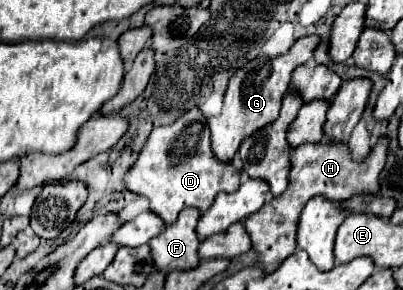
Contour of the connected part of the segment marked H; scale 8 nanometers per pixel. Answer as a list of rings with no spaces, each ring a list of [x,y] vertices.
[[[385,138],[377,142],[373,152],[363,162],[351,160],[347,144],[327,146],[327,142],[319,142],[319,144],[307,144],[295,148],[291,152],[291,172],[289,172],[287,190],[243,220],[245,232],[251,238],[251,248],[259,254],[259,266],[263,268],[263,274],[271,274],[273,270],[277,270],[279,264],[295,252],[297,248],[295,224],[299,220],[299,210],[303,210],[303,206],[311,198],[323,196],[333,202],[345,202],[353,198],[353,194],[377,194],[379,192],[377,180],[379,180],[379,170],[383,170],[385,154],[387,154]]]

